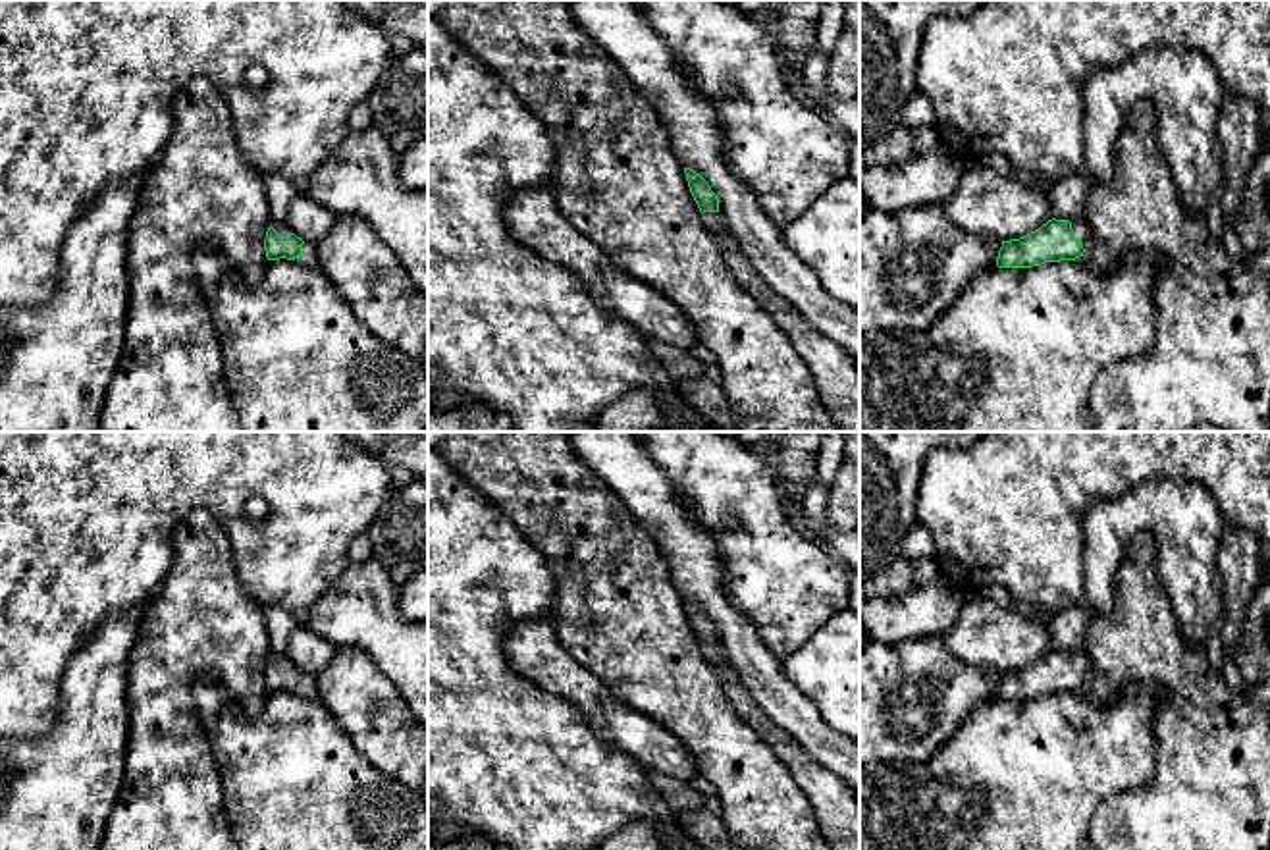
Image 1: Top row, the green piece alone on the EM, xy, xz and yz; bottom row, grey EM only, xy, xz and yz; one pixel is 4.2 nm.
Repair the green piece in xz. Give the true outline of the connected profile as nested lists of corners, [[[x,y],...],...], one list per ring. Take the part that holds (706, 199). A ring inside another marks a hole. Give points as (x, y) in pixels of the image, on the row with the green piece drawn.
[[[684,168],[684,173],[690,193],[701,212],[701,222],[713,235],[728,270],[750,295],[771,312],[773,320],[790,337],[790,345],[809,366],[821,403],[838,430],[860,432],[858,362],[833,339],[807,324],[796,308],[765,283],[732,237],[725,216],[719,212],[719,199],[709,183],[690,168]]]

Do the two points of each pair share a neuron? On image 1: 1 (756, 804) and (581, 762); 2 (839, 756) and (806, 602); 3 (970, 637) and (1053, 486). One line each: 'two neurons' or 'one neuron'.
1: two neurons
2: two neurons
3: two neurons

